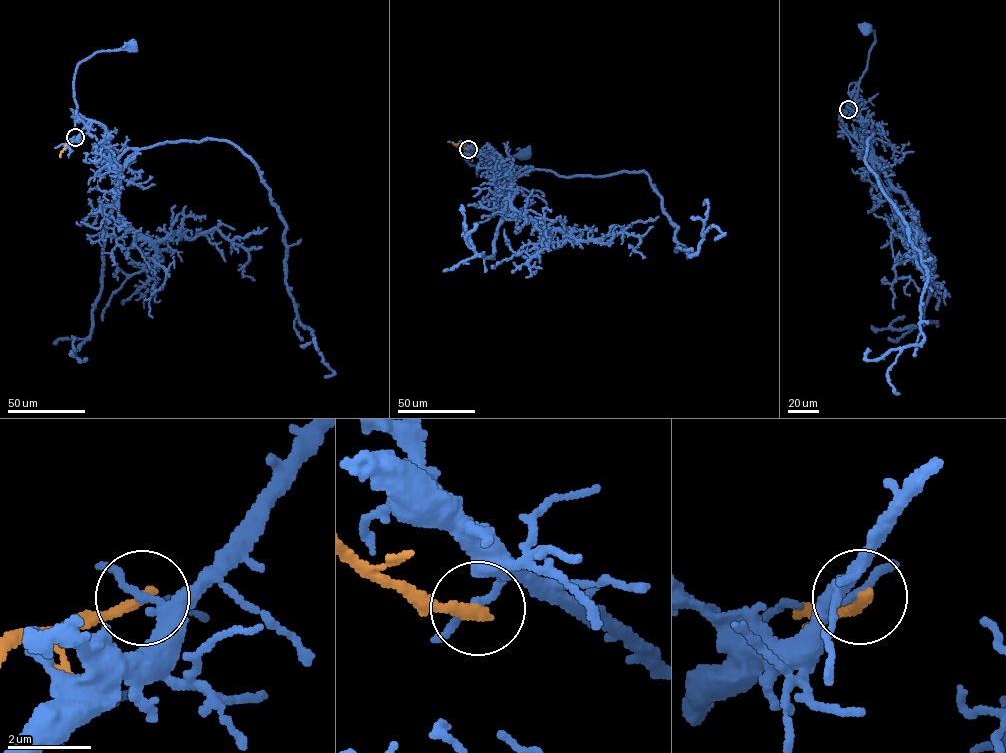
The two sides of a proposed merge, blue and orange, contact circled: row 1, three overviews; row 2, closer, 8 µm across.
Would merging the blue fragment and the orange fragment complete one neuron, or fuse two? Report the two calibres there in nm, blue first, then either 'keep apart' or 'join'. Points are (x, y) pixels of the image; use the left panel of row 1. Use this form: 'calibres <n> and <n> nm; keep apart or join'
calibres 170 and 280 nm; keep apart

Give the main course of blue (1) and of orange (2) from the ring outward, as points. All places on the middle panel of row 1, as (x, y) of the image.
1: (468, 149), (482, 156), (470, 156), (467, 161), (473, 165), (525, 155)
2: (468, 149), (453, 142)

